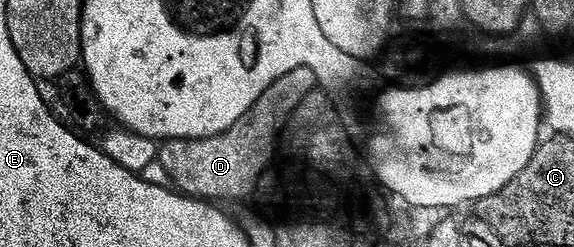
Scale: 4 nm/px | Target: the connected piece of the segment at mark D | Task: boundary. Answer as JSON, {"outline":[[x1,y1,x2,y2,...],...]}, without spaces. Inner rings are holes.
{"outline":[[308,69,290,71,290,75,282,75,278,83,274,83,222,135,214,135,206,139,174,139,160,145,158,160,166,171,169,182,183,196,195,197,198,201,224,203,220,201,240,201,243,197,251,198,256,185,269,172,272,156,277,156,282,134,288,124,288,118,294,110,307,99,317,88,316,76]]}

